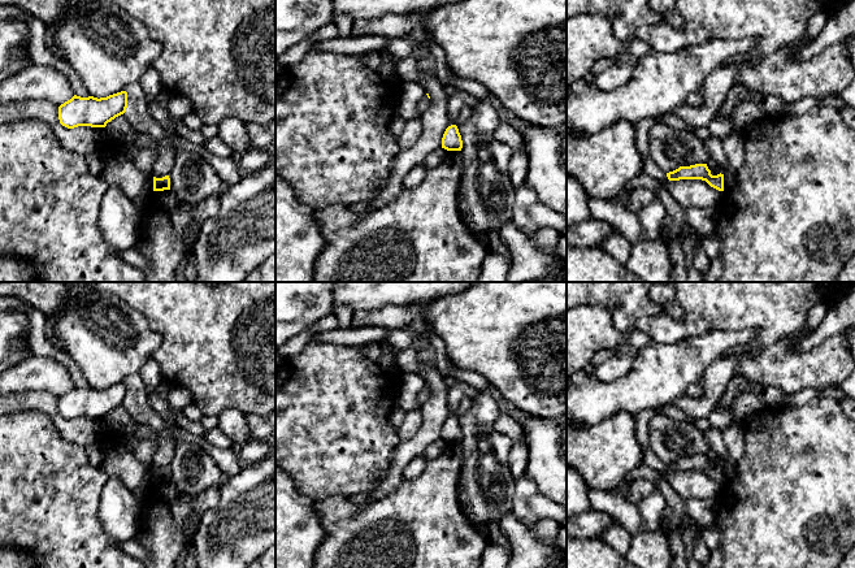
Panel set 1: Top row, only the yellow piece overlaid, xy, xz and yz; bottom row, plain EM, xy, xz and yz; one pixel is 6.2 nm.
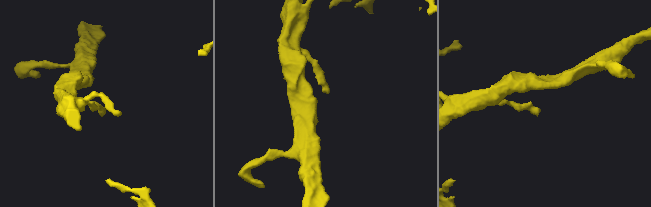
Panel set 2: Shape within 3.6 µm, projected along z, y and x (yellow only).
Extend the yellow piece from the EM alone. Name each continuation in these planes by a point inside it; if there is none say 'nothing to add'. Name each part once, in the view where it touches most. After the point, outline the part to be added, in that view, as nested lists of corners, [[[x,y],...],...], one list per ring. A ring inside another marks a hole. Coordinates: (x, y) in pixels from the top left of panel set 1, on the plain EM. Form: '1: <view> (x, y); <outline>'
nothing to add

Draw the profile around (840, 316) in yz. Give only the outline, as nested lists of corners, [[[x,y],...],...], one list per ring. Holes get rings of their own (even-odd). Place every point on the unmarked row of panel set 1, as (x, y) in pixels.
[[[855,285],[846,287],[829,305],[817,329],[810,333],[797,350],[806,352],[828,338],[855,328]]]

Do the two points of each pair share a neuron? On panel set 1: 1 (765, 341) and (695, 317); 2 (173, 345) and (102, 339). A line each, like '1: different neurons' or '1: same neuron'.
1: same neuron
2: different neurons

